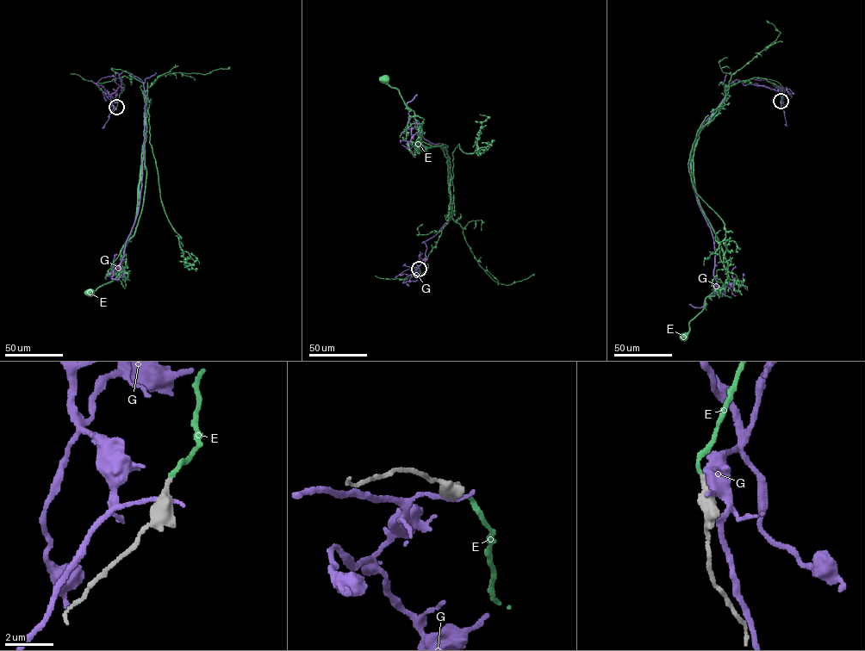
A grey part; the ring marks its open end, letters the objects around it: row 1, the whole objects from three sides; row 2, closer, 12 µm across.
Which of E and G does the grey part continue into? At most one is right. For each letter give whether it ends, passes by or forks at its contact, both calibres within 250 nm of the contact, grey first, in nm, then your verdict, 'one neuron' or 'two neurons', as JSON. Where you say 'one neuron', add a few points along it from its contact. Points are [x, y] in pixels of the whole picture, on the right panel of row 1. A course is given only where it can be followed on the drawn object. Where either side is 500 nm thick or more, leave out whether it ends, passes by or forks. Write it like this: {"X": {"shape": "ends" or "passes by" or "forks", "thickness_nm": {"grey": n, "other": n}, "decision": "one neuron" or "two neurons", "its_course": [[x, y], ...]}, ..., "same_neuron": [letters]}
{"E": {"shape": "ends", "thickness_nm": {"grey": 300, "other": 150}, "decision": "one neuron", "its_course": [[780, 102], [781, 89], [765, 78], [740, 81], [697, 137], [696, 192], [728, 278], [706, 297], [685, 337]]}, "G": {"thickness_nm": {"grey": 650, "other": 200}, "decision": "two neurons"}, "same_neuron": ["E"]}

